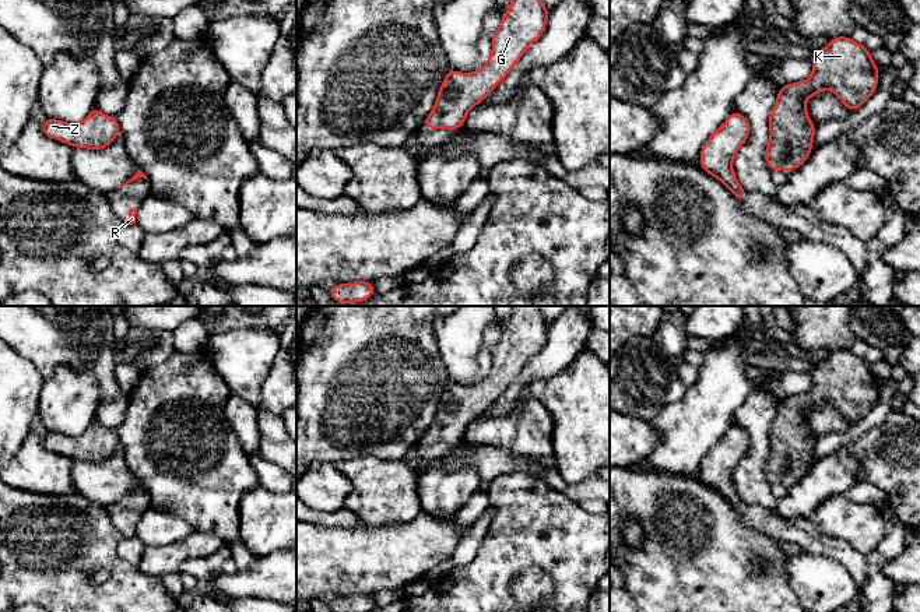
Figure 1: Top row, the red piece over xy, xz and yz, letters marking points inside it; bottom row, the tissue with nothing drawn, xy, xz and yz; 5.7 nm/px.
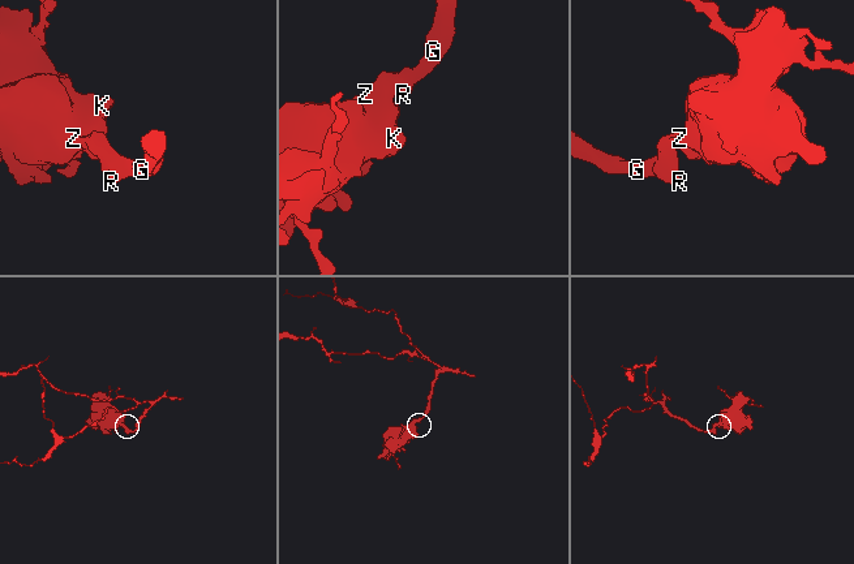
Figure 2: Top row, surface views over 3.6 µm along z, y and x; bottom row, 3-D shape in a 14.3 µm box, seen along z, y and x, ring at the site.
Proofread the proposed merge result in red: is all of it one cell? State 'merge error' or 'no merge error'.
no merge error

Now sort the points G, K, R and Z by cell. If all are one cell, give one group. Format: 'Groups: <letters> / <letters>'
Groups: G K R Z

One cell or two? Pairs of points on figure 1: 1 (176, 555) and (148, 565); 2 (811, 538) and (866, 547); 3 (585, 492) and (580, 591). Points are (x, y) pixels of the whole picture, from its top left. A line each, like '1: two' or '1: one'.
1: one
2: two
3: two

